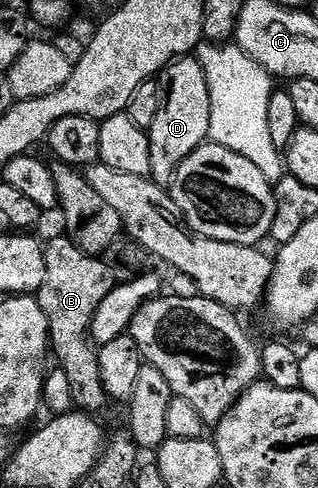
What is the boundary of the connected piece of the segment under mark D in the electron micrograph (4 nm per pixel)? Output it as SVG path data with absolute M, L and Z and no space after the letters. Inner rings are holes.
M196 57L178 58L165 67L159 75L163 95L161 107L155 115L155 124L148 130L151 144L151 172L149 177L157 186L172 187L179 164L191 156L200 146L206 145L211 128L211 92L207 88L207 76Z

